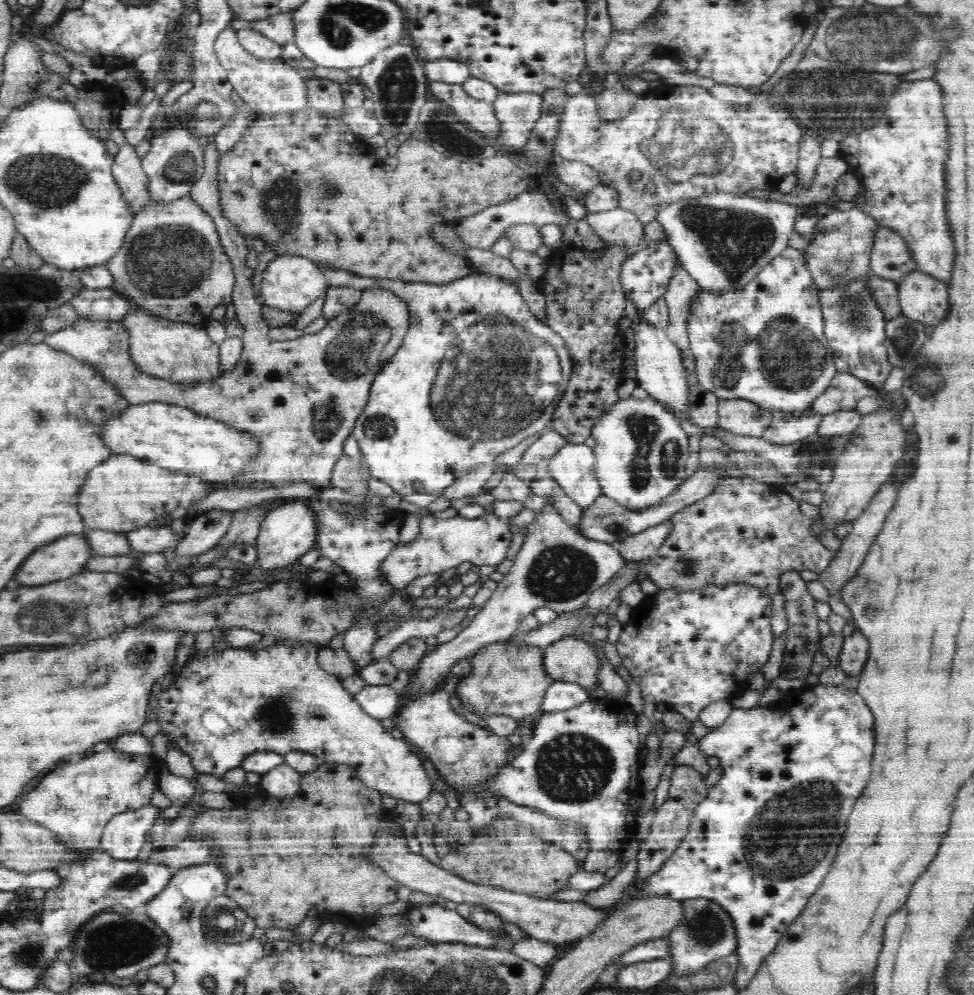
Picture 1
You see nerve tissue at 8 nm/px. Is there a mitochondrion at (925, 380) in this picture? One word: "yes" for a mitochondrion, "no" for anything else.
yes

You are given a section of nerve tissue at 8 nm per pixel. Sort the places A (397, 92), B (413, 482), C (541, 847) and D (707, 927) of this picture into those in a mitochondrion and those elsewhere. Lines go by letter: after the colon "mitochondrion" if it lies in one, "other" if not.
A: mitochondrion
B: other
C: other
D: mitochondrion

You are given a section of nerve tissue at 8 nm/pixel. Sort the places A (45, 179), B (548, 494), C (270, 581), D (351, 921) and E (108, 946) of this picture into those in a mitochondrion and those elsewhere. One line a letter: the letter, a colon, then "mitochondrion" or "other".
A: mitochondrion
B: other
C: other
D: other
E: mitochondrion

